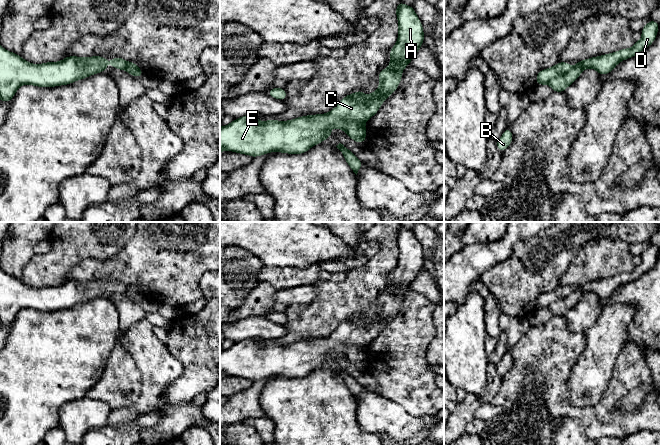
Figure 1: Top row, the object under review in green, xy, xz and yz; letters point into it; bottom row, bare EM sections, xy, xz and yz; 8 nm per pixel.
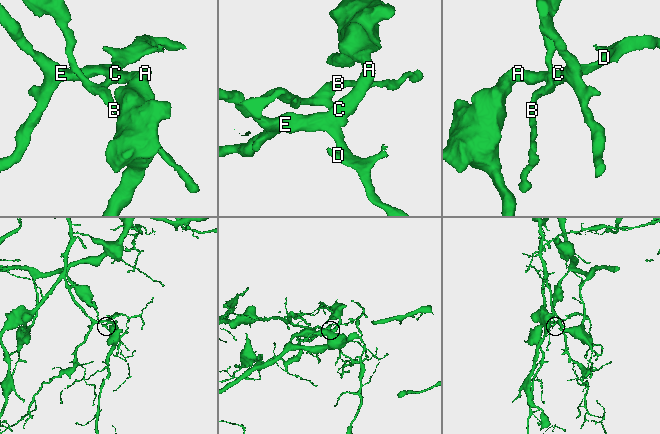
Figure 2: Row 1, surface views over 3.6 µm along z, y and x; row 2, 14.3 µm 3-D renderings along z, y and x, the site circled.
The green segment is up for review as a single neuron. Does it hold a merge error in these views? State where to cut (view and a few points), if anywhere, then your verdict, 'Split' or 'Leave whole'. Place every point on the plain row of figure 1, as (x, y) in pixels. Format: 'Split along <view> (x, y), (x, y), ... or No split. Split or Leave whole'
Split along yz (571, 291), (547, 307). Split

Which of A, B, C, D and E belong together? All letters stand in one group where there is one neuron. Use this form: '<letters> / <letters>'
A C D E / B

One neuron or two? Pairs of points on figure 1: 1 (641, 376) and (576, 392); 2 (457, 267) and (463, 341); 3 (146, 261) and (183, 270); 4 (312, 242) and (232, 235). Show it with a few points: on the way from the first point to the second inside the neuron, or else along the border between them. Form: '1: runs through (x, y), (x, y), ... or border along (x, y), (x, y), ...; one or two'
1: border along (614, 361), (612, 376), (607, 388), (595, 404); two
2: border along (470, 291), (459, 305); two
3: runs through (155, 261), (174, 261); one
4: runs through (292, 240), (283, 235), (252, 235); one

